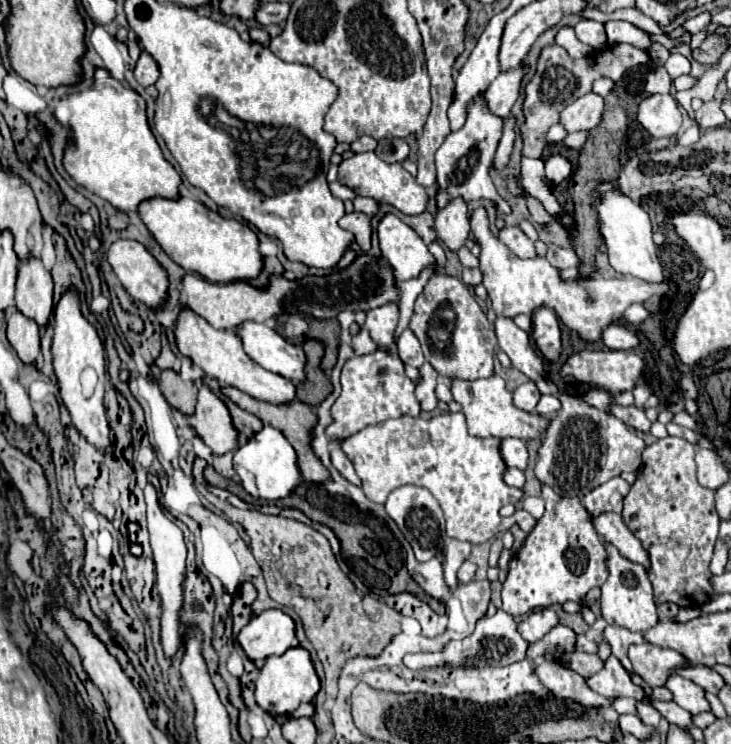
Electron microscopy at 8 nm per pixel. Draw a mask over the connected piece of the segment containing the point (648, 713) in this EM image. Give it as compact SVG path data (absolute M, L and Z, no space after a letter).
M636 702L636 714L640 716L640 720L652 728L658 728L660 726L660 712L656 708L652 708L650 704L644 704L644 702Z

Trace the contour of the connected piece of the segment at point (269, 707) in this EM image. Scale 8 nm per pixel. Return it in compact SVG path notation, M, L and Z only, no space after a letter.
M296 646L288 648L282 656L270 656L264 662L256 680L254 694L260 708L266 710L268 714L292 714L294 710L298 710L302 702L310 702L318 690L320 690L320 680L310 662L310 654L304 648Z

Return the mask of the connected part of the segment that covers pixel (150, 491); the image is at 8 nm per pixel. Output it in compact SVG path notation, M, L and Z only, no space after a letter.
M146 484L144 488L146 504L148 504L148 532L150 532L150 546L154 552L154 564L156 564L156 588L160 594L162 604L162 616L160 616L160 642L164 648L164 656L172 660L178 652L178 648L184 644L184 638L180 634L180 612L184 602L184 580L186 580L186 544L182 538L182 530L174 526L166 514L162 512L162 506L158 502L156 488L152 484Z

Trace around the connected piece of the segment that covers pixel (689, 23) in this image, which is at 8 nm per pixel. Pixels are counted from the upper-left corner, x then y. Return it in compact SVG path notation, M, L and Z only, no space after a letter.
M702 12L702 14L698 14L696 18L690 18L690 20L686 20L682 26L694 36L694 34L698 34L698 32L702 32L708 24L710 24L710 20L712 20L712 16L710 16L710 12Z

